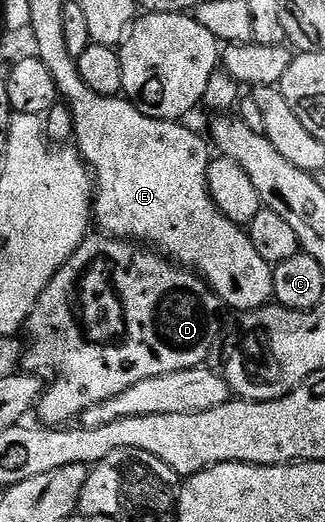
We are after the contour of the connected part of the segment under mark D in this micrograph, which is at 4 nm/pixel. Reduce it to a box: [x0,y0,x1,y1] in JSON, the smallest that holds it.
[23,236,223,427]

